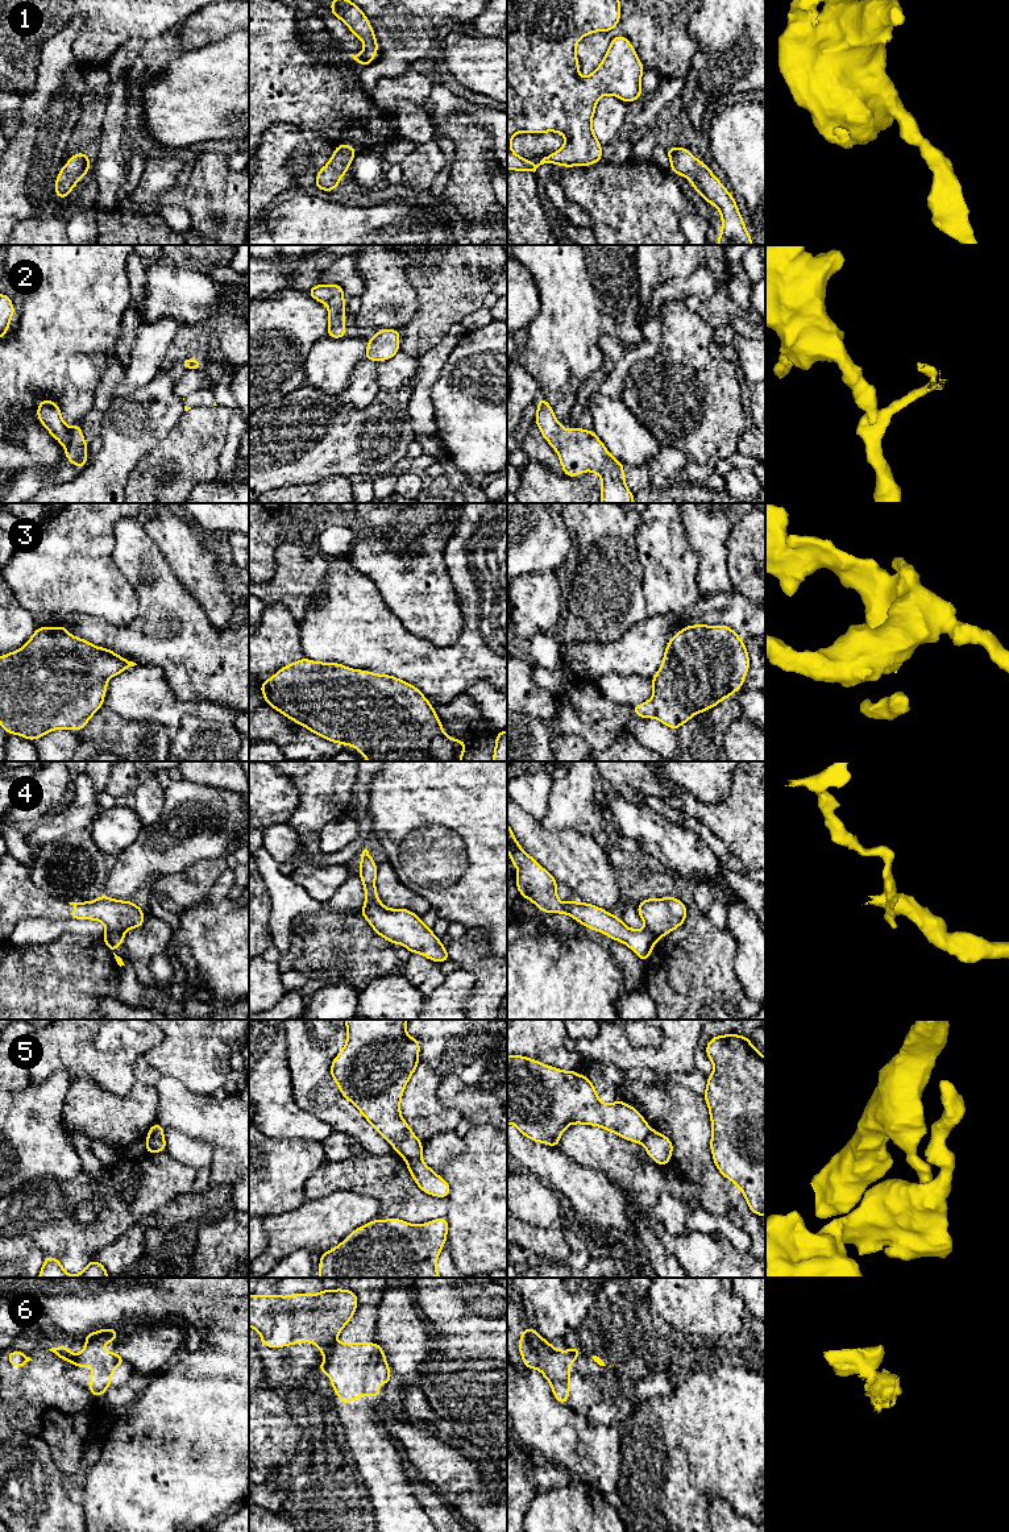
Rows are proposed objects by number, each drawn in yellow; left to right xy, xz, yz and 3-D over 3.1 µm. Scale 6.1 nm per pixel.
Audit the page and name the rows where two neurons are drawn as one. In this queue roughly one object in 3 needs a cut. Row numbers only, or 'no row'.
4, 5, 6

